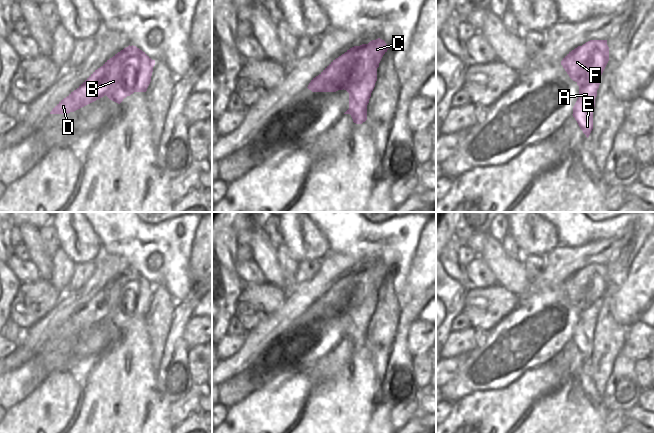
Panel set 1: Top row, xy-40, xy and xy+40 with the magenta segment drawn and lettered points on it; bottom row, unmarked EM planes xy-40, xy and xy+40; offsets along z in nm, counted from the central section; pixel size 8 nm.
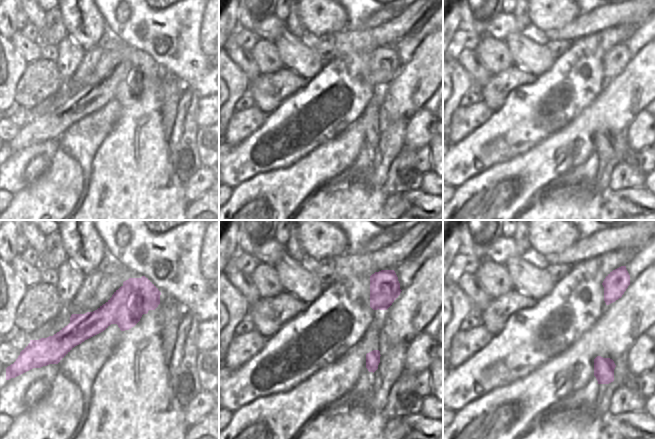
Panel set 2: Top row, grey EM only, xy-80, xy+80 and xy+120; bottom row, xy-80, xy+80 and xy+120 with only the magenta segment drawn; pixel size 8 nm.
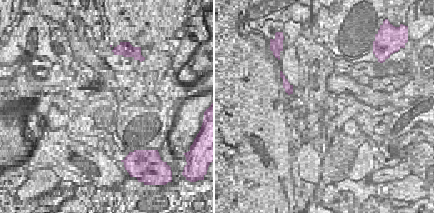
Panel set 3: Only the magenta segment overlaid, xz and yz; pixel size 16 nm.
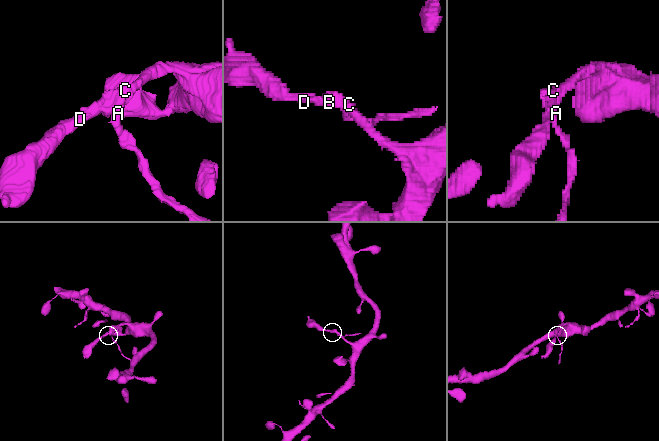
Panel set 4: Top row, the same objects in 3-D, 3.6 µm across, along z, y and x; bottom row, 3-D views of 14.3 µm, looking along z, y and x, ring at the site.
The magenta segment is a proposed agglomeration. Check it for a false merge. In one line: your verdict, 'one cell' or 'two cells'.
two cells

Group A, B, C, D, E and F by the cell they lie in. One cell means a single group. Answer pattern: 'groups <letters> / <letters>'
groups A E / B C D F

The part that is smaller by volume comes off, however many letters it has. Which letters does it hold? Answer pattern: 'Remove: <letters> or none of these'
Remove: A, E

